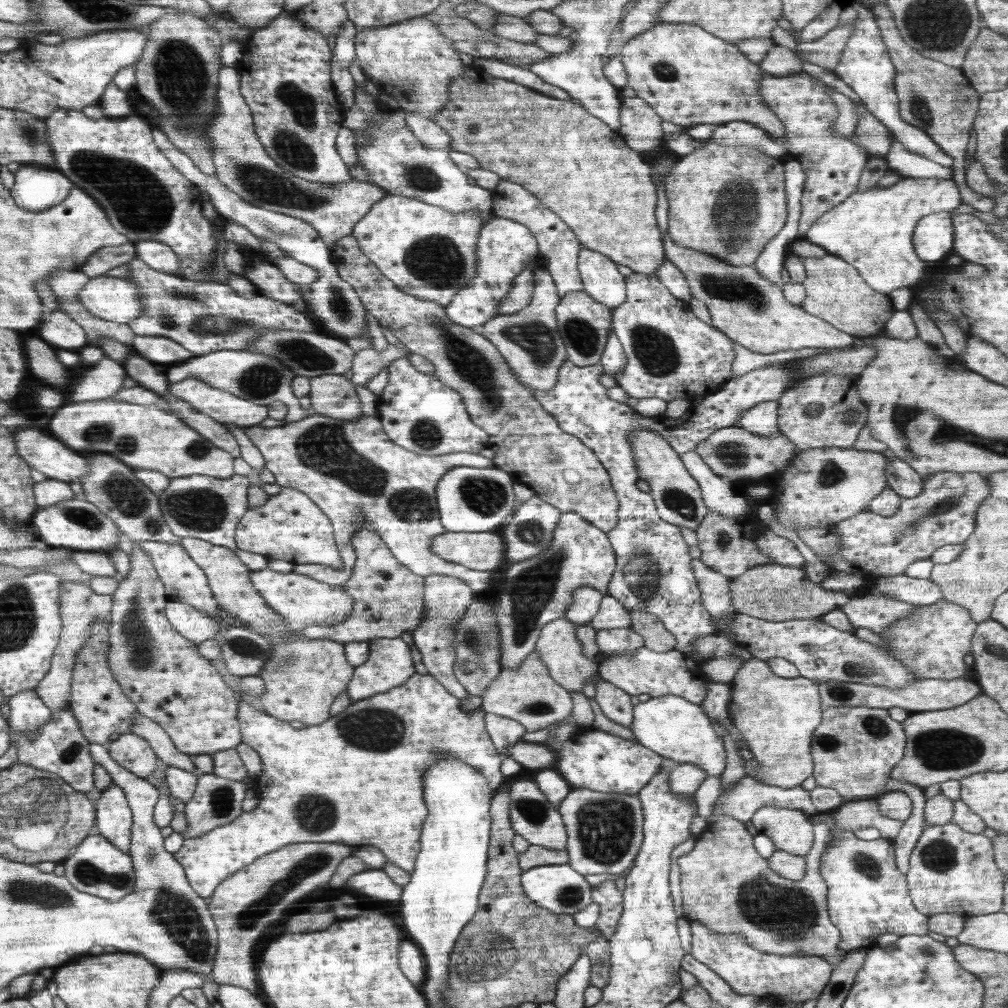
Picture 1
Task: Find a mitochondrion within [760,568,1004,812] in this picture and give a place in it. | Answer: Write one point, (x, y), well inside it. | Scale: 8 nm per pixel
(943, 748)

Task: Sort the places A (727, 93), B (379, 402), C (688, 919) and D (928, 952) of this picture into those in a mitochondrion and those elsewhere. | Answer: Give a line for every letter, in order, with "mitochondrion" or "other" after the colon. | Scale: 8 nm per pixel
A: other
B: other
C: other
D: mitochondrion

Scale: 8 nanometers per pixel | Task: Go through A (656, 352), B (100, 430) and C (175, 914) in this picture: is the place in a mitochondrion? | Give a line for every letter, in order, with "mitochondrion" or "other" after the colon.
A: mitochondrion
B: mitochondrion
C: mitochondrion

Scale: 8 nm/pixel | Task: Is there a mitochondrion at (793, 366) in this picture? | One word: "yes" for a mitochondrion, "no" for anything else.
no

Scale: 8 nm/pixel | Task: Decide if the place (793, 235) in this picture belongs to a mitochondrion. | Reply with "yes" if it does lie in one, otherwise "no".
no

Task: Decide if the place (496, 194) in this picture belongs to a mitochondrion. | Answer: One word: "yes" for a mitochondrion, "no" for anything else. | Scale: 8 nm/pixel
no

